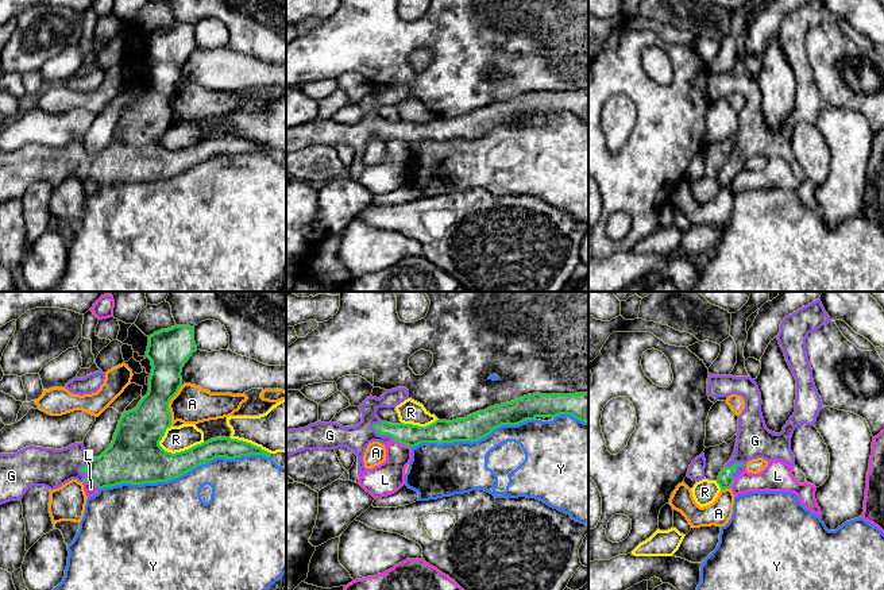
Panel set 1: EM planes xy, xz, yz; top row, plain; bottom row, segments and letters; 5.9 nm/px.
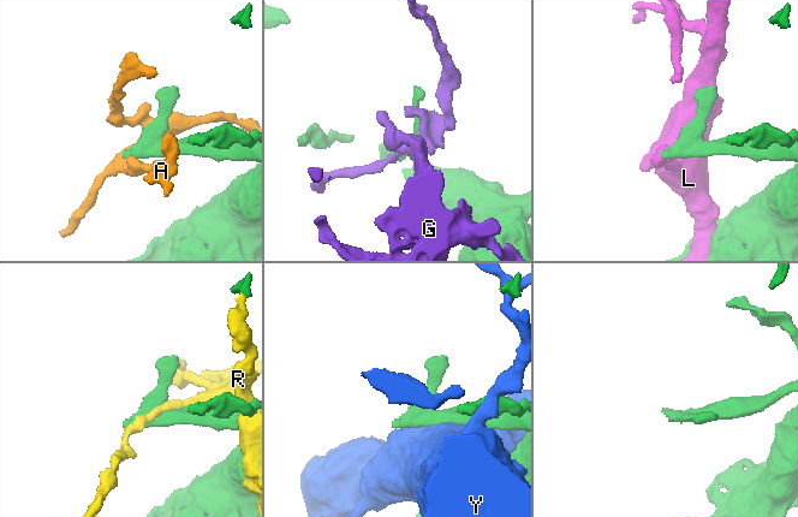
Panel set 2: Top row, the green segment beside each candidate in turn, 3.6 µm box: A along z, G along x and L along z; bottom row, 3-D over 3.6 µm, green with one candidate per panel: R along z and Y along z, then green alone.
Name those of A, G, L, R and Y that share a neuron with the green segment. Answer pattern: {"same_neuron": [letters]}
{"same_neuron": ["G"]}

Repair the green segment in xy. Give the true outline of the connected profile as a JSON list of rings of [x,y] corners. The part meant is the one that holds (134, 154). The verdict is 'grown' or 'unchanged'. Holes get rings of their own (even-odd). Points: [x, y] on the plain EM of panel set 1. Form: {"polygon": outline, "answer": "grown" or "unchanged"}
{"polygon": [[[174,23],[150,32],[146,49],[153,63],[148,89],[135,107],[123,111],[109,144],[93,157],[85,150],[84,140],[62,147],[30,143],[15,151],[0,151],[0,203],[22,198],[32,184],[54,188],[72,177],[92,178],[99,186],[157,181],[178,176],[216,155],[271,155],[260,144],[225,134],[175,151],[159,143],[171,123],[169,100],[182,84],[182,65],[196,49],[190,23]]], "answer": "grown"}

